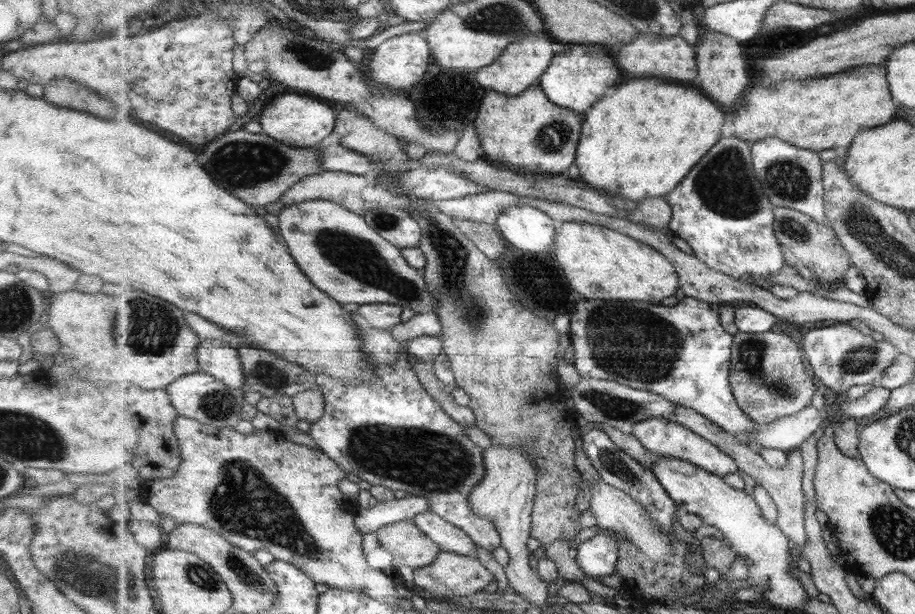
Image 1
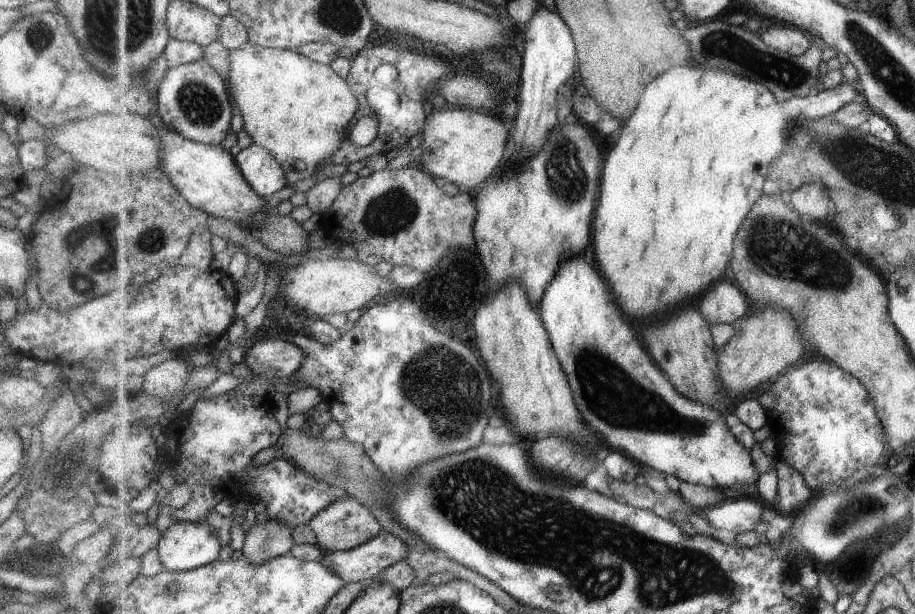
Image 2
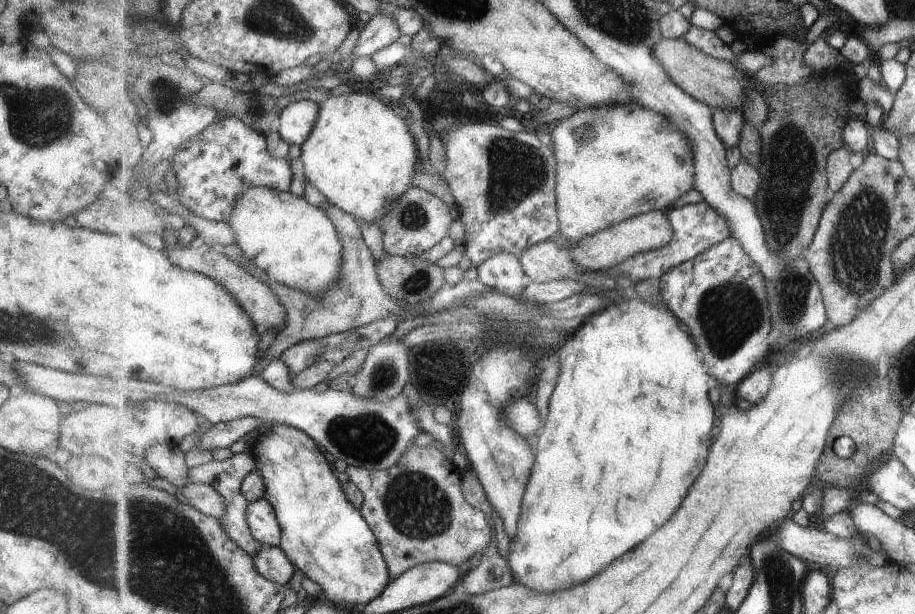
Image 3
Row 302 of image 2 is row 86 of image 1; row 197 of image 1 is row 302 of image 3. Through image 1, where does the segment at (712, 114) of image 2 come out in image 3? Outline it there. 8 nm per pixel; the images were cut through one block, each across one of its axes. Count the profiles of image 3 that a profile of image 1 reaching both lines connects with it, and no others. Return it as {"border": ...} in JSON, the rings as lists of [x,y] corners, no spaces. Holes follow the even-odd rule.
{"border":[[[633,295],[631,300],[623,304],[611,303],[605,310],[586,318],[572,336],[572,351],[559,362],[560,371],[557,383],[549,401],[549,412],[544,428],[537,436],[536,459],[534,470],[522,500],[522,516],[520,517],[517,536],[513,536],[507,550],[507,560],[519,584],[527,584],[531,590],[539,590],[541,594],[553,592],[559,588],[569,588],[581,580],[591,578],[617,560],[619,556],[633,550],[639,542],[643,542],[651,532],[665,526],[675,512],[686,500],[693,482],[701,474],[707,464],[709,448],[713,444],[713,436],[717,438],[718,421],[715,411],[718,406],[709,400],[709,390],[713,386],[712,376],[706,361],[698,349],[694,337],[683,328],[684,322],[665,304],[653,304]]]}

